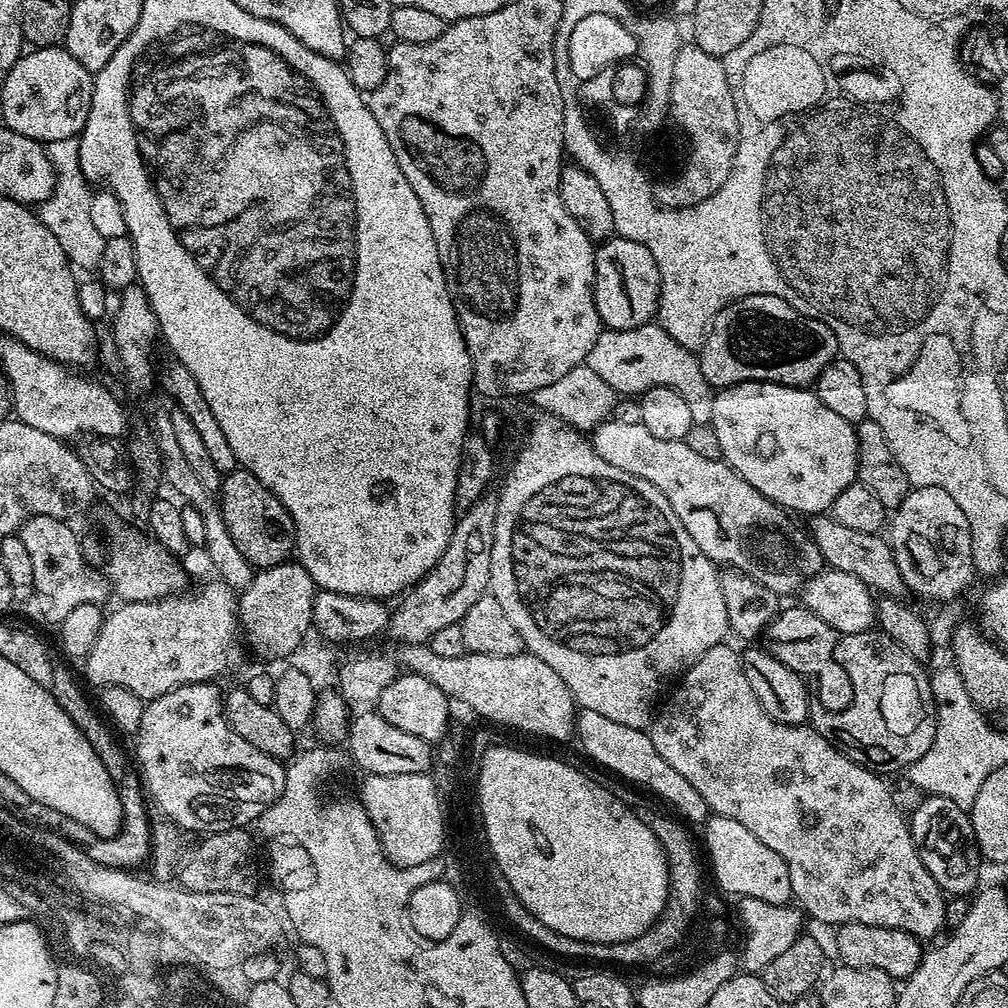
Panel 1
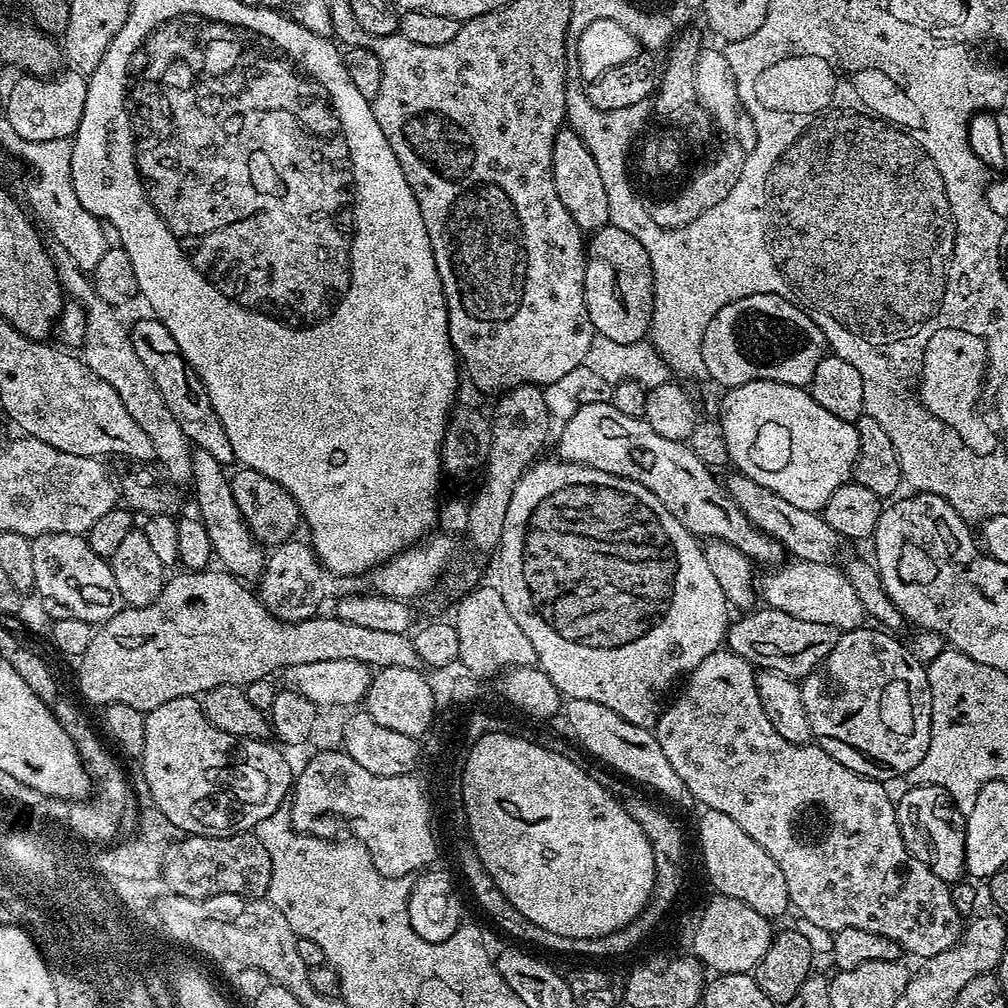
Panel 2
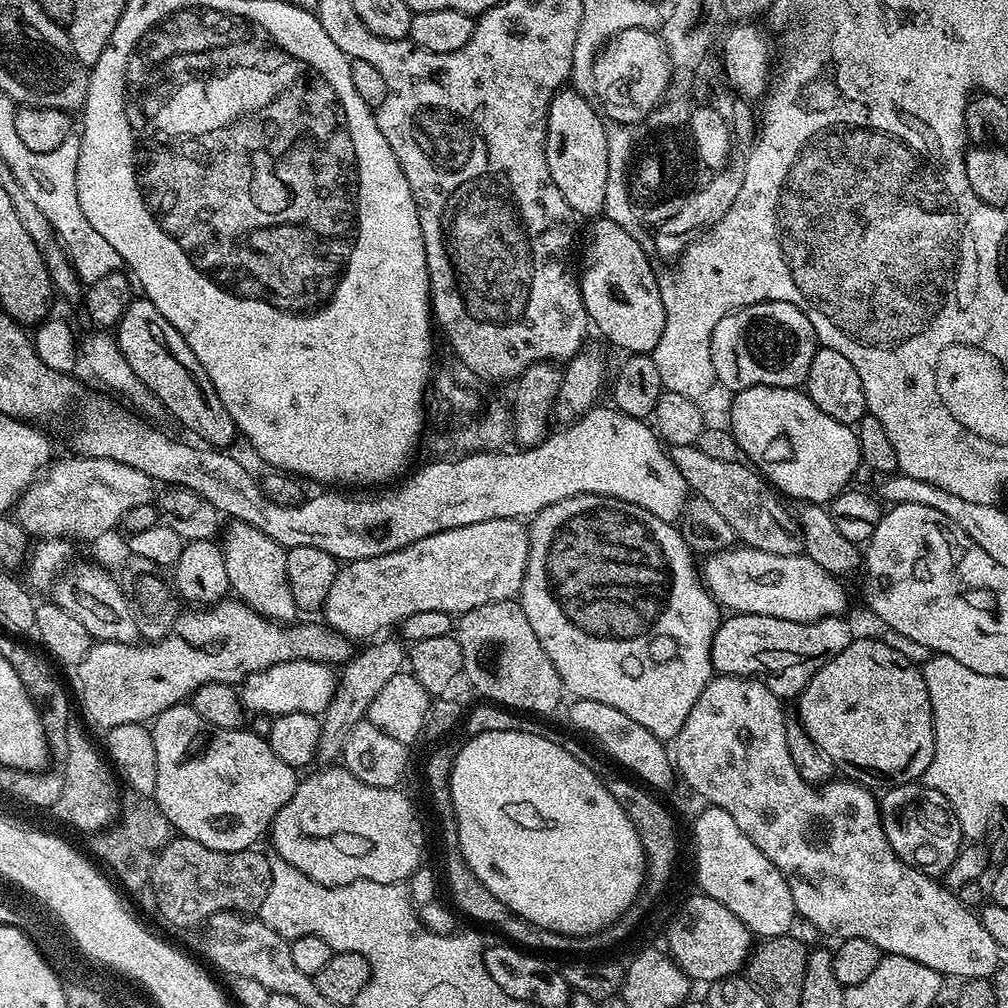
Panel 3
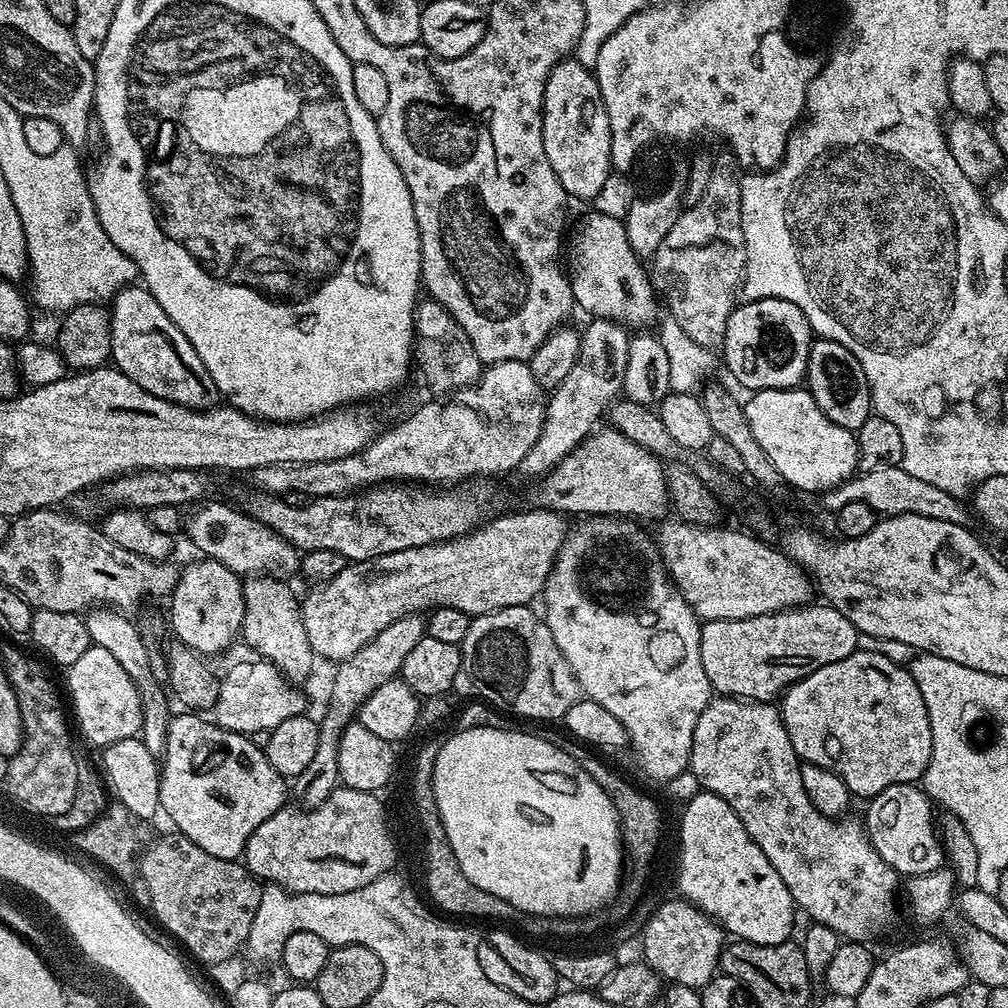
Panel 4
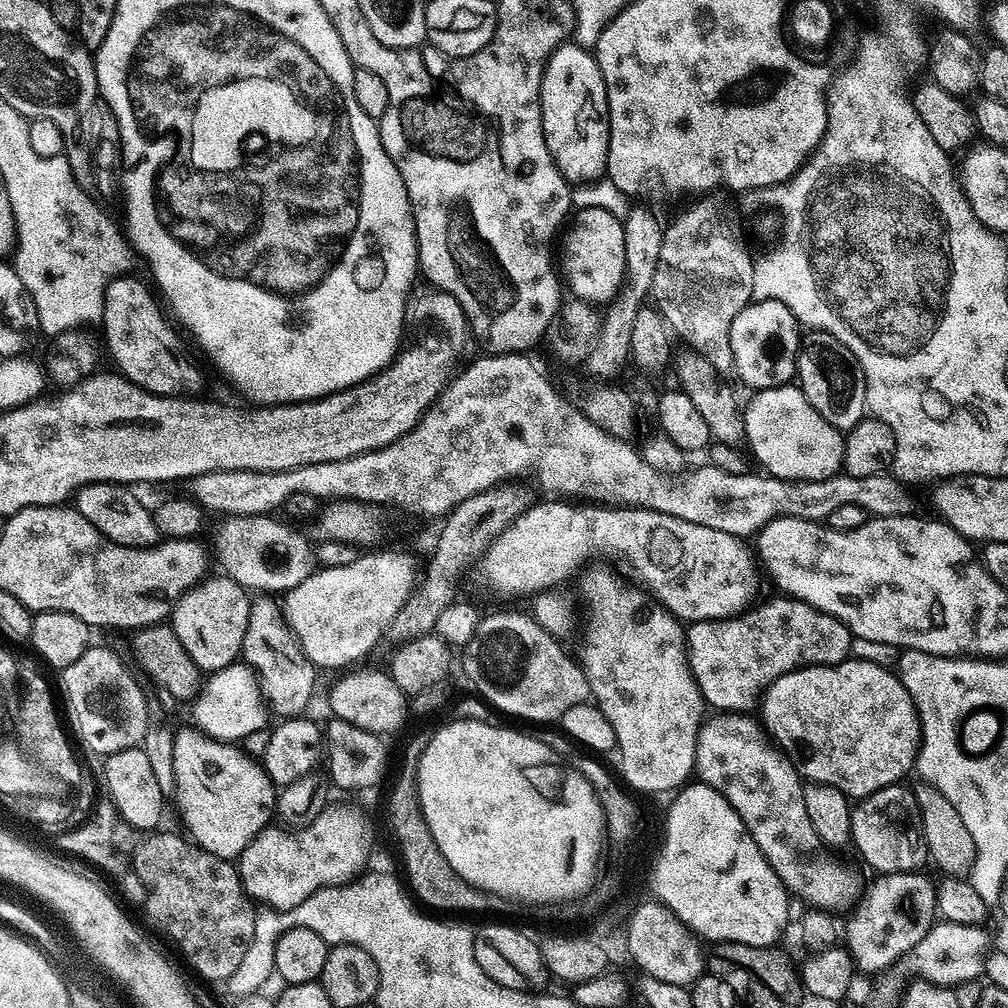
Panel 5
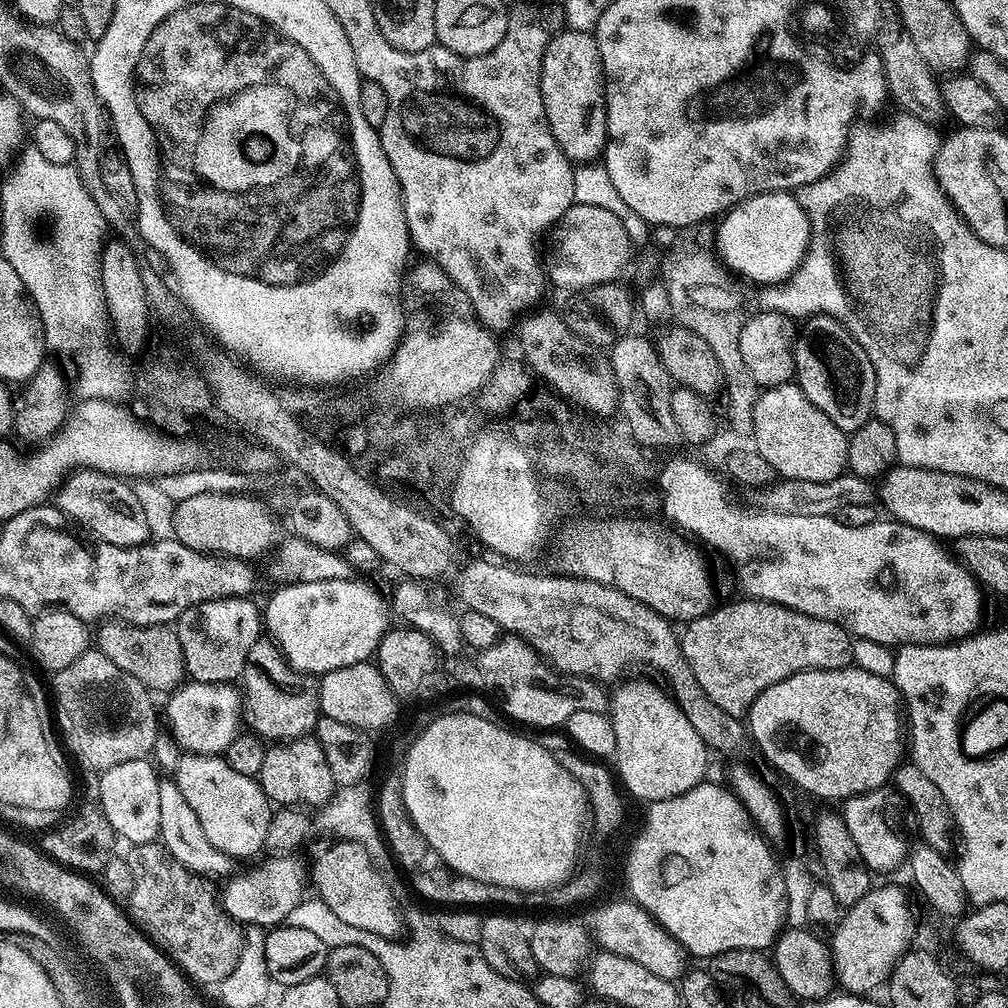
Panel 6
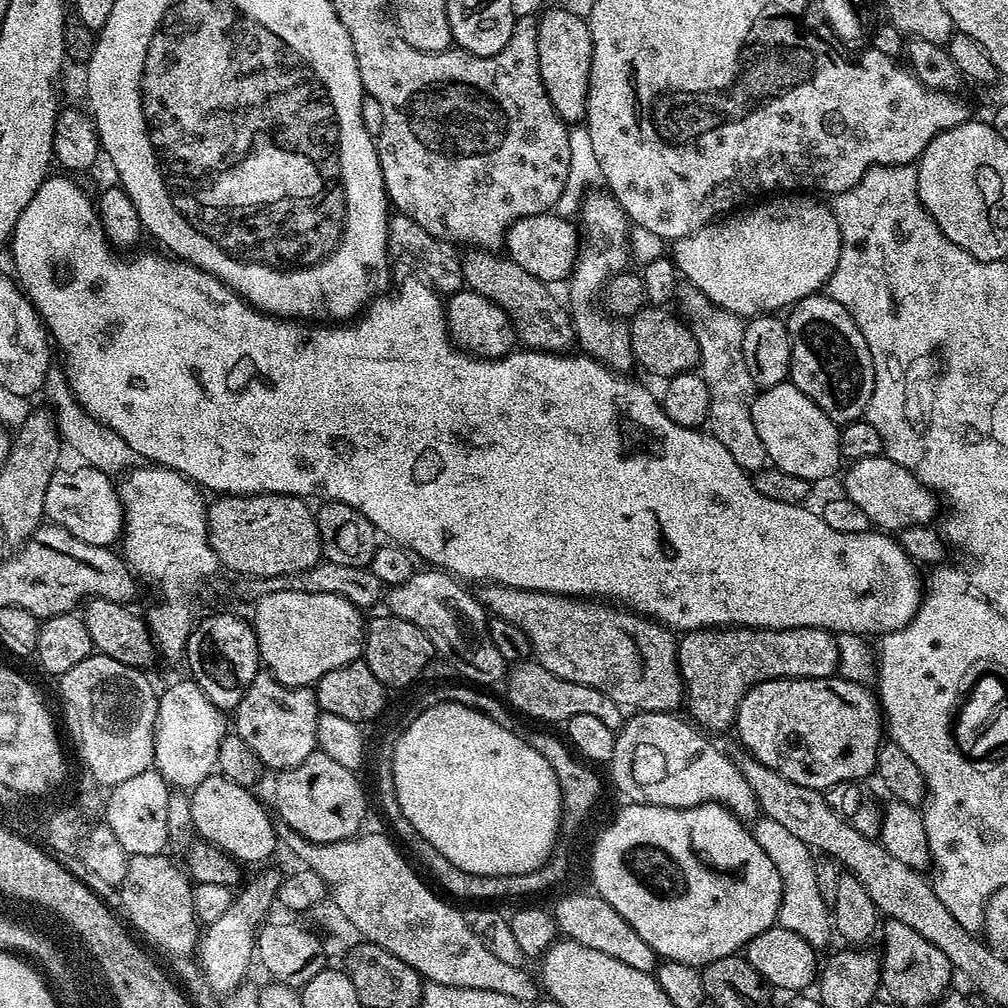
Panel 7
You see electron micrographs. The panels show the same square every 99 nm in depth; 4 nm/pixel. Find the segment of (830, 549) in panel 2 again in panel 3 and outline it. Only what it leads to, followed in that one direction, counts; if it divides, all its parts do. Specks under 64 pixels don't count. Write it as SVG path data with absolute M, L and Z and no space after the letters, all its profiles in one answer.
M673 444L670 455L674 466L678 466L686 478L689 489L710 502L710 506L714 506L714 510L718 510L718 514L722 514L722 518L734 526L741 545L757 548L766 554L798 556L804 552L804 535L795 515L755 467L744 462L722 462L719 458L709 458L695 444Z

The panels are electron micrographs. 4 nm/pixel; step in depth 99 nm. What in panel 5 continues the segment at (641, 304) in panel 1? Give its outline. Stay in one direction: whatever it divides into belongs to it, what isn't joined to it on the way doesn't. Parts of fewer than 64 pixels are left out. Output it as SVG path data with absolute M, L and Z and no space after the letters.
M582 208L571 217L570 223L562 232L564 241L560 244L558 268L562 273L563 283L567 287L568 284L572 287L573 297L596 304L600 301L609 302L615 298L623 284L626 270L623 234L622 221L601 208Z

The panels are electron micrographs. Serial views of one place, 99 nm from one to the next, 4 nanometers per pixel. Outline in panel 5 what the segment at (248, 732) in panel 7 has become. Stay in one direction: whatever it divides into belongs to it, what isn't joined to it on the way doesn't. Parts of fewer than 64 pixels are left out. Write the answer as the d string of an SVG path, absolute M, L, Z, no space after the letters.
M260 594L252 600L250 606L250 622L246 630L246 638L242 638L240 656L247 664L260 684L260 695L265 705L276 715L276 718L296 718L308 708L312 695L316 692L316 665L306 659L295 636L284 621L282 608L276 604L271 595Z

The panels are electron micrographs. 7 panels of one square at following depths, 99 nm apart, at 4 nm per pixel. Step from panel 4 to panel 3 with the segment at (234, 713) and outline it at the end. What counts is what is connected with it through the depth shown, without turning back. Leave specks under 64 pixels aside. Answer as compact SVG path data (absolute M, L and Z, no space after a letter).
M291 660L248 676L238 693L249 713L261 712L267 718L275 718L282 714L305 712L319 717L330 706L337 681L337 673L327 664L316 664L313 660Z

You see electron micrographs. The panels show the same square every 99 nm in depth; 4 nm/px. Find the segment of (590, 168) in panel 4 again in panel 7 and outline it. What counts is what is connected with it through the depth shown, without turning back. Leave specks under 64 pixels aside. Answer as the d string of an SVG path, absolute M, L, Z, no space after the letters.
M560 6L550 9L544 17L539 17L536 33L542 86L560 119L569 126L579 125L588 111L588 87L592 65L592 39L588 21L578 14L570 14L567 6Z

